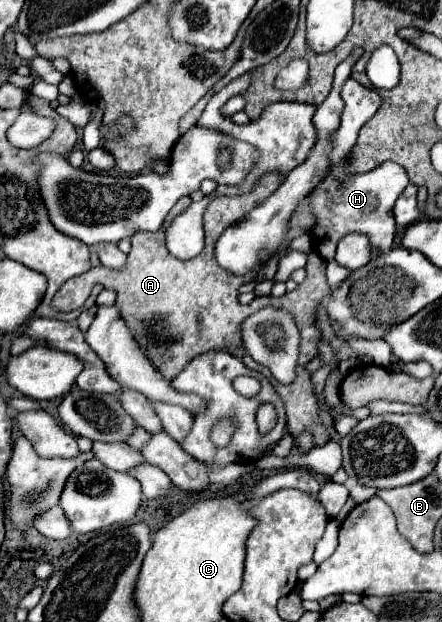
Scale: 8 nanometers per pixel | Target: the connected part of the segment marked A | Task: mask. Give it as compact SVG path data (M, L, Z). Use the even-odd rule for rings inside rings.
M270 171L266 175L260 177L260 181L256 183L256 187L244 195L236 195L236 197L216 197L214 201L210 201L210 205L204 211L204 233L206 233L206 247L200 255L196 255L194 259L188 261L180 261L174 259L170 255L170 251L166 249L164 243L164 233L166 227L174 221L176 215L184 213L190 205L190 197L182 197L170 211L170 219L166 221L166 225L156 231L156 233L136 233L132 237L132 249L128 253L126 265L122 269L108 269L108 267L94 267L78 277L72 277L70 281L66 281L58 290L54 299L52 299L52 307L56 311L74 311L82 307L89 297L92 285L94 283L102 283L106 289L116 291L116 303L114 307L118 309L120 317L126 321L130 333L134 335L134 339L138 341L142 353L152 361L152 365L156 367L156 371L162 373L164 379L174 379L174 375L180 373L180 369L192 361L196 355L210 351L210 349L224 349L230 351L232 355L240 357L244 361L246 367L264 373L266 377L270 375L266 367L258 365L248 351L244 349L242 343L242 333L240 333L240 325L248 319L248 315L264 309L264 307L278 307L288 311L298 329L300 329L300 352L298 357L298 367L296 367L296 379L290 385L282 385L276 379L270 379L270 383L274 385L274 389L278 391L278 395L282 397L284 409L286 409L286 421L288 421L288 431L296 437L302 431L310 429L316 437L316 445L324 445L330 437L328 431L320 425L318 419L318 403L316 403L316 395L310 383L310 373L304 371L304 363L308 363L312 357L318 353L317 344L320 339L320 331L314 325L316 321L316 309L322 303L324 297L330 295L328 285L326 285L326 261L321 258L317 252L310 254L306 263L306 278L295 290L287 292L280 298L274 297L256 297L250 305L240 305L238 301L238 287L244 283L254 281L254 275L234 275L230 271L224 271L214 257L214 247L216 241L220 239L220 235L234 223L238 223L244 215L248 215L254 207L258 207L258 203L262 203L264 199L268 199L268 195L272 195L282 183L284 183L284 175ZM154 331L158 337L164 337L162 341L154 341Z

